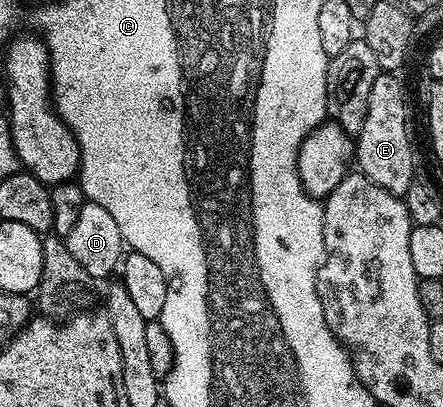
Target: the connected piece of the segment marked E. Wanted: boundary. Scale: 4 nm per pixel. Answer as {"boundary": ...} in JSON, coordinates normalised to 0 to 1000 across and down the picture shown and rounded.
{"boundary":[[[856,182],[849,201],[840,201],[840,231],[831,231],[831,280],[822,290],[822,310],[804,327],[804,413],[815,430],[849,447],[849,457],[889,482],[914,484],[921,457],[935,445],[939,415],[935,364],[926,356],[926,324],[916,317],[916,226],[898,192],[889,182]]]}

